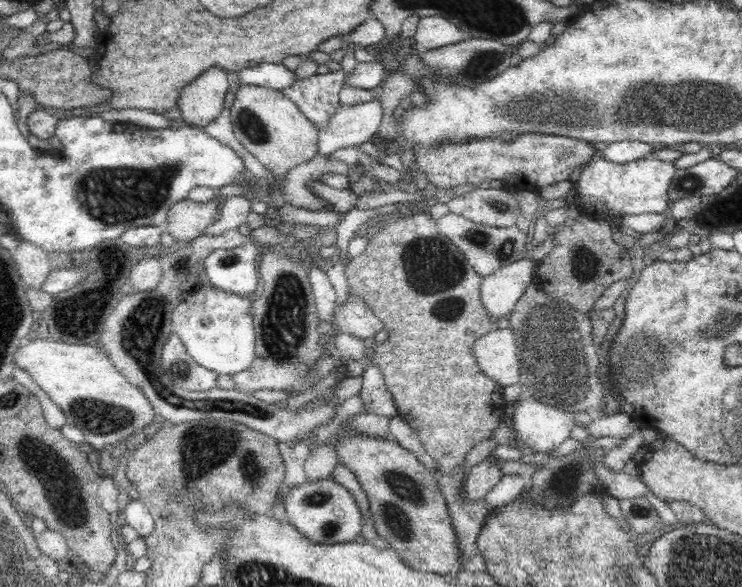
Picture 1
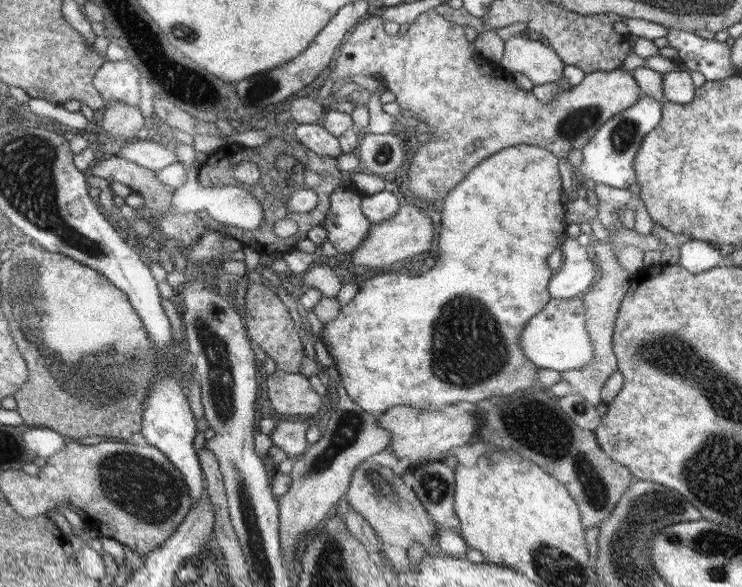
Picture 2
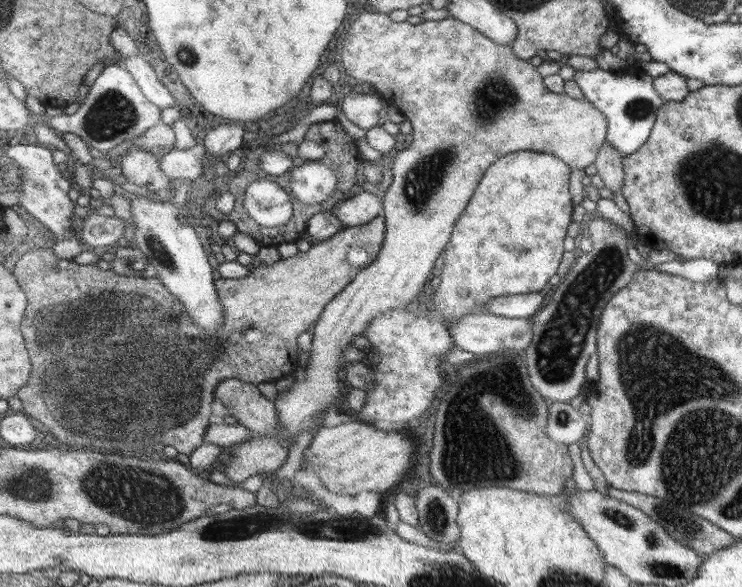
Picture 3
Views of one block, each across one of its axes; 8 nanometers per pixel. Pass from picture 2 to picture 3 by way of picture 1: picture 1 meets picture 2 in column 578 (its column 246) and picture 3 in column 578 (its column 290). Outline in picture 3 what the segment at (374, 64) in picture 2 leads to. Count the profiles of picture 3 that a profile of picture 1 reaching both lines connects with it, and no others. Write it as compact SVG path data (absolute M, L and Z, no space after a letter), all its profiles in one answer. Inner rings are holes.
M359 10L357 18L352 24L346 25L346 27L345 40L343 40L343 44L339 44L341 52L339 52L339 59L337 59L340 60L341 67L343 67L345 74L354 80L357 79L361 80L361 82L367 82L367 84L370 84L376 89L376 93L379 94L386 103L394 105L394 107L409 120L409 124L412 126L410 133L412 134L412 141L407 149L399 150L395 155L392 163L392 183L381 197L385 220L385 238L383 239L382 248L378 252L378 256L371 264L362 268L362 270L354 276L350 284L339 292L334 299L331 299L329 303L325 304L323 310L319 313L319 316L317 316L315 324L311 326L312 338L309 346L307 365L304 367L303 379L295 380L288 391L277 392L277 398L273 401L275 413L279 414L279 434L275 434L275 436L257 436L257 438L251 437L251 440L243 440L243 442L229 447L229 456L231 458L229 458L227 462L224 462L223 465L220 464L216 466L231 482L247 481L247 479L253 475L264 477L274 474L287 460L287 451L295 442L296 438L302 432L311 431L311 429L316 428L317 425L319 425L319 415L321 415L323 411L329 407L335 409L335 405L337 404L335 398L337 398L337 394L339 394L341 352L349 346L349 342L351 342L353 336L363 336L368 324L370 324L374 318L378 318L380 314L388 310L403 310L403 308L415 298L415 294L421 292L421 288L423 288L423 284L425 284L425 278L429 276L429 272L431 272L433 266L435 266L435 260L439 258L441 252L444 252L444 247L448 243L448 240L450 240L452 231L456 226L456 220L461 217L461 213L463 213L463 210L465 210L467 204L470 202L471 194L473 194L473 190L477 187L477 182L480 181L485 174L485 170L487 170L494 160L501 159L501 156L509 153L533 151L559 157L559 160L562 160L572 169L584 170L586 166L594 162L598 156L598 150L605 142L606 120L593 104L589 104L584 98L569 98L564 92L551 92L544 84L543 78L537 73L536 68L531 66L529 61L515 58L510 45L495 44L490 38L483 36L482 33L477 32L474 28L471 28L470 25L463 24L462 21L455 20L448 16L438 21L424 20L418 24L410 24L407 23L407 21L392 21L387 14Z

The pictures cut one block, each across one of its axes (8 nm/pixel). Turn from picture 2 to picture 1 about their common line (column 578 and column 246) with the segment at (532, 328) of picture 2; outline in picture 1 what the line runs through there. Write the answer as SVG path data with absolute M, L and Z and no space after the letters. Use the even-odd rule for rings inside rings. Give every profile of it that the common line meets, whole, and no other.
M198 284L180 301L172 313L173 332L180 337L186 353L198 365L219 374L244 371L254 358L252 307L248 297L210 285Z

